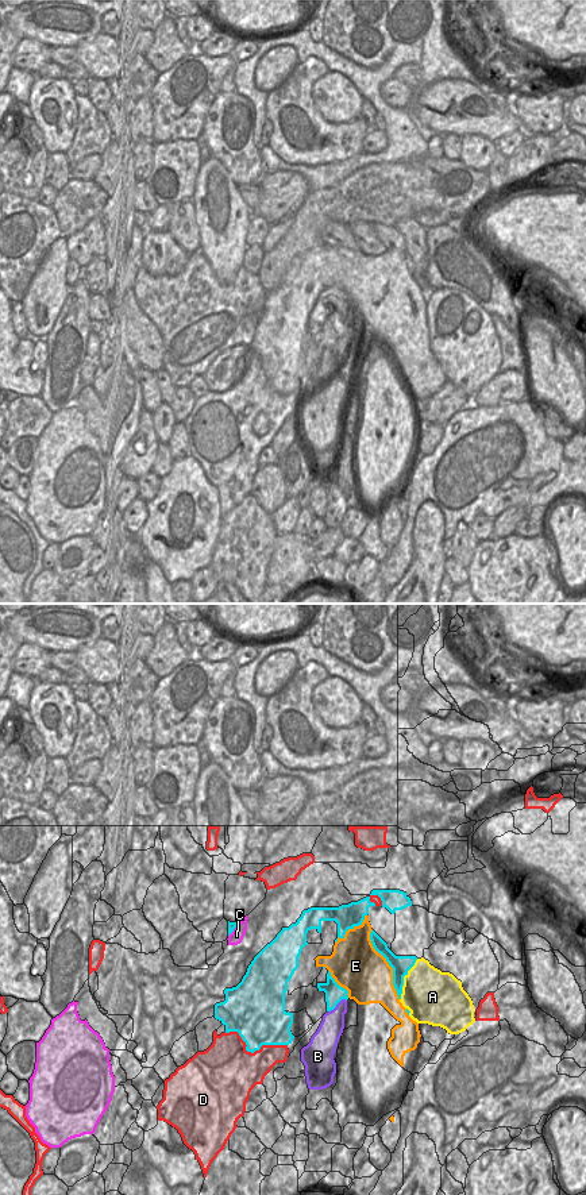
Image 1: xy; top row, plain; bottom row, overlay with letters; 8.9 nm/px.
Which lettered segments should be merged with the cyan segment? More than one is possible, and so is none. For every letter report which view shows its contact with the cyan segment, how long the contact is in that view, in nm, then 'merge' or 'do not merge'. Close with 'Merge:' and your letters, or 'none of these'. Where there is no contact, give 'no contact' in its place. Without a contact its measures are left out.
A: contact in xy; length 400 nm; do not merge
B: contact in xy; length 200 nm; do not merge
C: contact in xy; length 160 nm; do not merge
D: contact in xy; length 600 nm; do not merge
E: contact in xy; length 700 nm; merge
Merge: E

